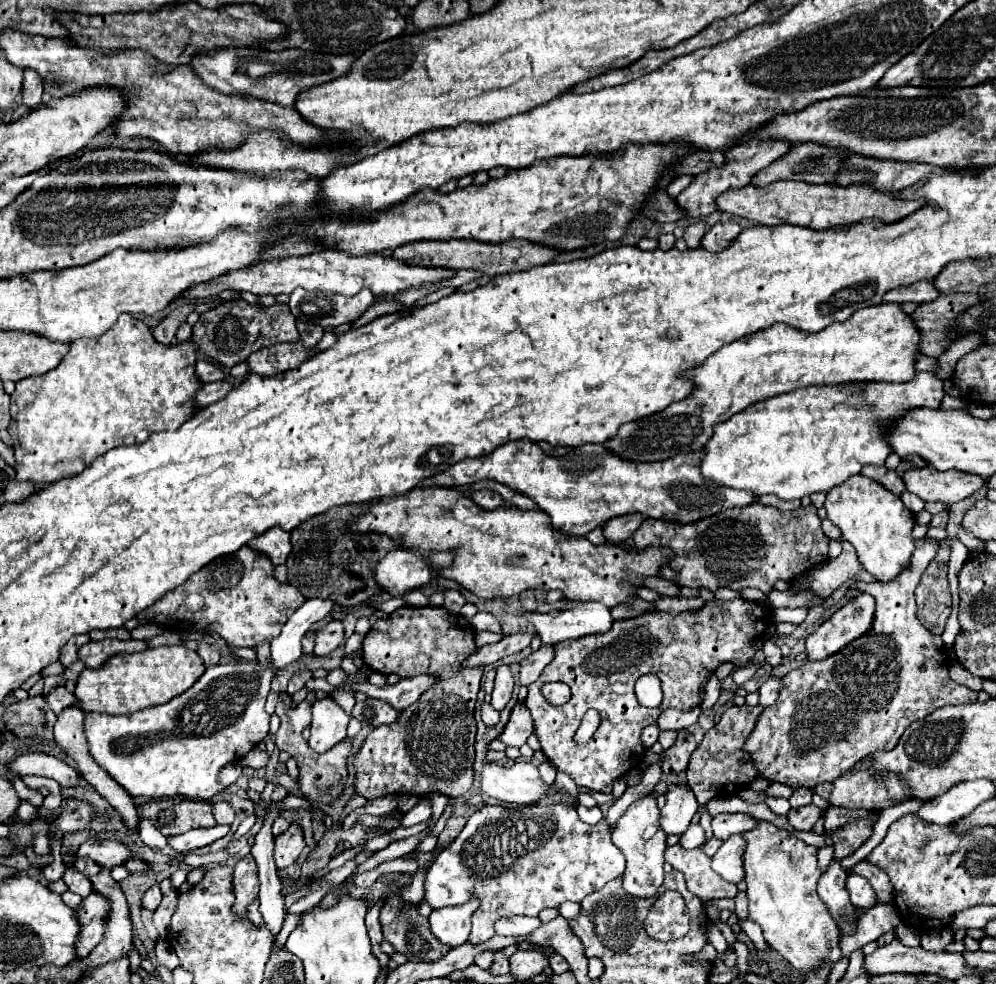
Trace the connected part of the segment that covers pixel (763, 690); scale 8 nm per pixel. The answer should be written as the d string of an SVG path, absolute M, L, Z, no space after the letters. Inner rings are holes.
M770 677L768 681L762 683L760 687L760 707L770 707L776 703L776 697L778 697L778 689L780 689L780 679L778 677Z

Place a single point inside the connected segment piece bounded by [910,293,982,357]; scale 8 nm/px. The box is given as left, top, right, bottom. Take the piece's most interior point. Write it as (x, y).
(933, 319)

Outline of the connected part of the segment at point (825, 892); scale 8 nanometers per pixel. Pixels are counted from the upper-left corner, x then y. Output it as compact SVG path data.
M832 859L830 865L826 867L826 871L822 873L822 877L818 879L818 895L820 899L828 905L832 917L836 919L836 923L840 925L840 931L844 935L852 933L856 923L846 921L852 915L852 903L848 897L848 889L846 889L846 871L842 871L840 861Z

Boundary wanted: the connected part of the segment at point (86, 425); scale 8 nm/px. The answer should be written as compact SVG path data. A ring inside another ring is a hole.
M122 313L118 317L116 325L112 325L112 329L108 329L108 333L104 333L102 337L72 341L68 355L62 359L62 363L56 369L52 369L44 375L38 375L38 377L28 377L28 379L18 381L16 389L12 393L11 419L7 430L12 440L14 455L16 455L16 467L14 467L16 469L16 481L42 483L42 479L44 479L46 483L54 483L54 481L64 479L64 477L74 477L74 475L82 473L96 457L104 455L106 451L110 451L114 447L120 447L120 445L142 443L142 433L146 435L146 433L156 433L156 431L174 431L174 429L178 429L184 421L188 421L198 411L198 405L192 405L192 397L194 397L196 389L200 389L200 385L204 385L204 383L196 377L196 359L198 359L198 355L196 355L196 347L194 347L192 341L164 347L152 337L150 329L142 321L134 319L128 313Z

